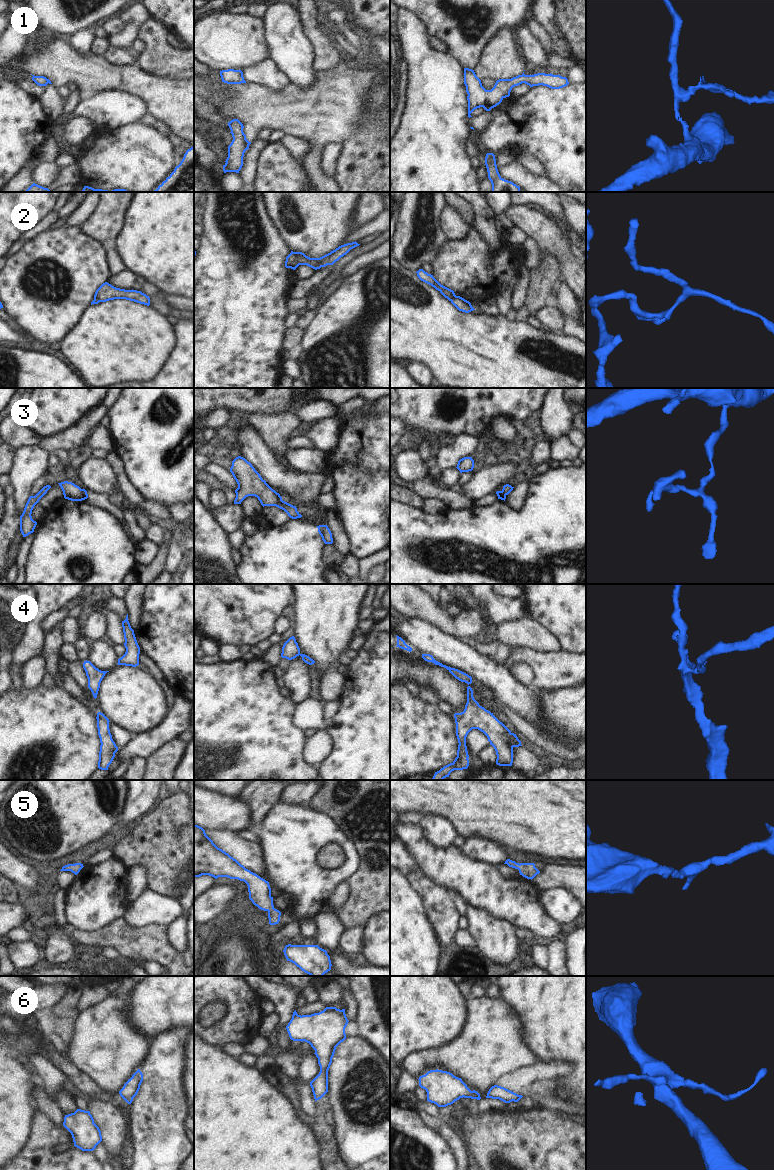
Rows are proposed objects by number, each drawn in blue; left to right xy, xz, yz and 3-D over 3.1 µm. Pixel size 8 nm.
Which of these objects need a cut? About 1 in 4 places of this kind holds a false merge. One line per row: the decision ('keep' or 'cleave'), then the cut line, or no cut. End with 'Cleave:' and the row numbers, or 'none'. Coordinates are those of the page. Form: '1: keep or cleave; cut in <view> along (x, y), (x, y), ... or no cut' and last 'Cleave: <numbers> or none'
1: cleave; cut in xz along (243, 134), (243, 142), (247, 148)
2: cleave; cut in xz along (291, 252), (299, 264)
3: keep; no cut
4: keep; no cut
5: keep; no cut
6: keep; no cut
Cleave: 1, 2

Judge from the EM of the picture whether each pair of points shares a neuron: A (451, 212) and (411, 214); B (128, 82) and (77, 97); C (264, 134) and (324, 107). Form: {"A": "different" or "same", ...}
{"A": "different", "B": "different", "C": "different"}

